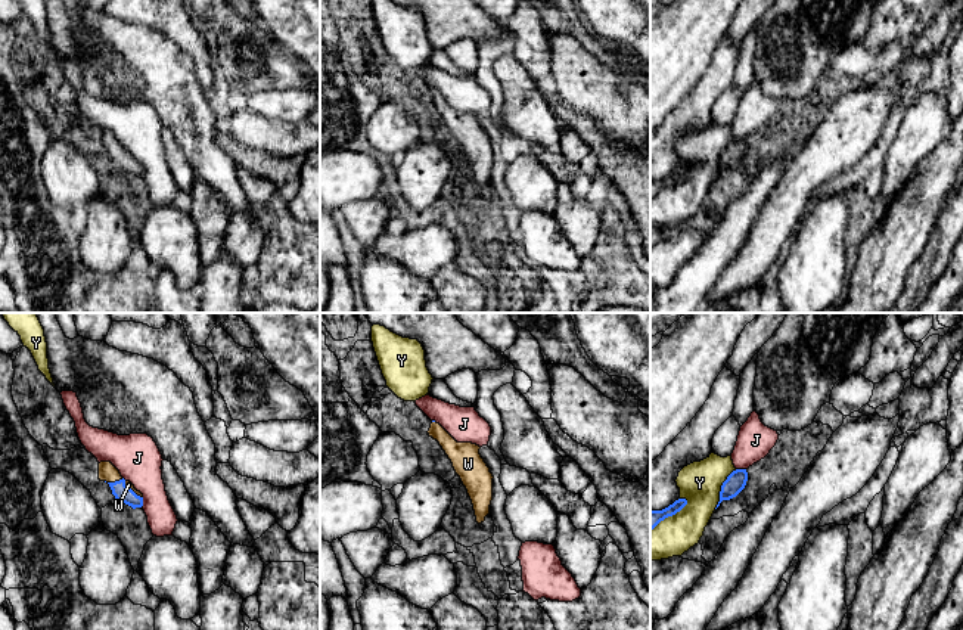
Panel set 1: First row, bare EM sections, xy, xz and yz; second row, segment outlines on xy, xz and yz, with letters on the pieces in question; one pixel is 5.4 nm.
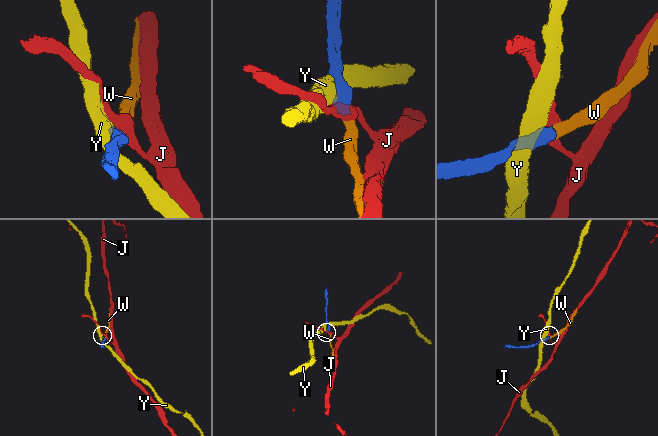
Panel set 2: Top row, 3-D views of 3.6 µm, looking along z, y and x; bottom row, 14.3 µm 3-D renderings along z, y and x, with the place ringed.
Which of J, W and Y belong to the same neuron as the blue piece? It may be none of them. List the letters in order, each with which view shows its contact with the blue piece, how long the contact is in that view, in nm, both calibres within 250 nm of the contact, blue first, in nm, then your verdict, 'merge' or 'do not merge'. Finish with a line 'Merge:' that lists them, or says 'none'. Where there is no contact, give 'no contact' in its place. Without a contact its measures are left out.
J: meets blue in xy; contact 60 nm long; 90 nm thick on the blue side, 260 nm on the other; do not merge
W: meets blue in xy; contact 110 nm long; 90 nm thick on the blue side, 100 nm on the other; merge
Y: meets blue in yz; contact 240 nm long; 110 nm thick on the blue side, 240 nm on the other; do not merge
Merge: W

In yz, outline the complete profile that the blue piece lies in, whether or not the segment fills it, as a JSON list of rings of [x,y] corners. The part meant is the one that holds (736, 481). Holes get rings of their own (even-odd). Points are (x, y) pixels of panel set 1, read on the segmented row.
[[[746,469],[733,471],[721,485],[720,502],[717,508],[723,500],[730,500],[736,497],[745,488],[746,481],[748,481]]]

